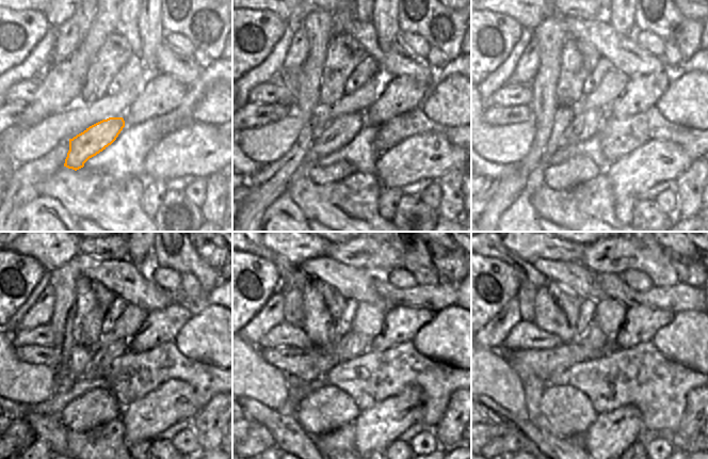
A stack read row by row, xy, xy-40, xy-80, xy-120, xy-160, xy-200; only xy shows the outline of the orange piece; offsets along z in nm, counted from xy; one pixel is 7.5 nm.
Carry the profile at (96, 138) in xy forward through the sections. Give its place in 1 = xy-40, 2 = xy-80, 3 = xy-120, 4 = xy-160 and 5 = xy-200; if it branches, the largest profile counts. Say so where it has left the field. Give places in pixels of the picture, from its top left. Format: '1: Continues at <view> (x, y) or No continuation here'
1: Continues at xy-40 (341, 130)
2: Continues at xy-80 (583, 126)
3: Continues at xy-120 (106, 352)
4: Continues at xy-160 (351, 345)
5: Continues at xy-200 (593, 337)

